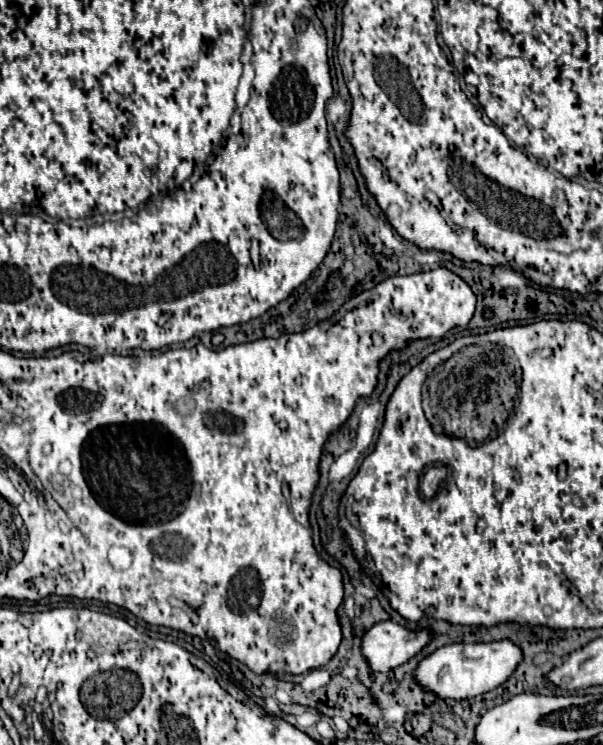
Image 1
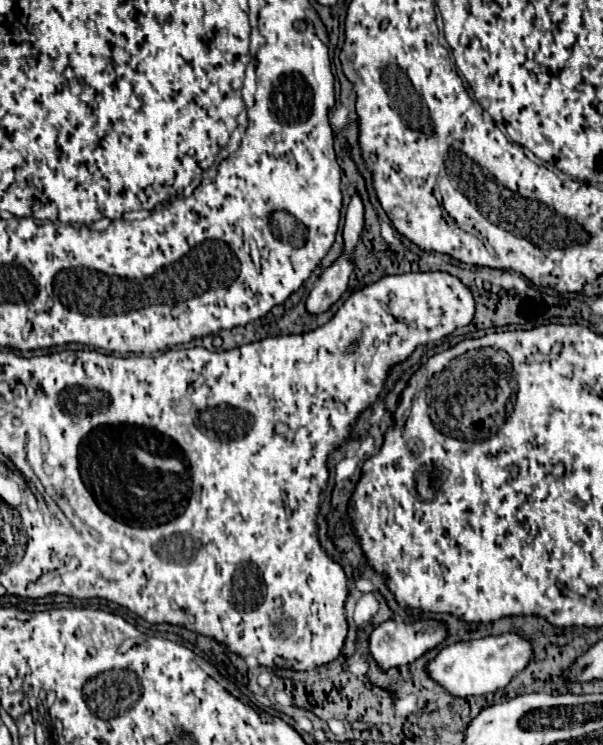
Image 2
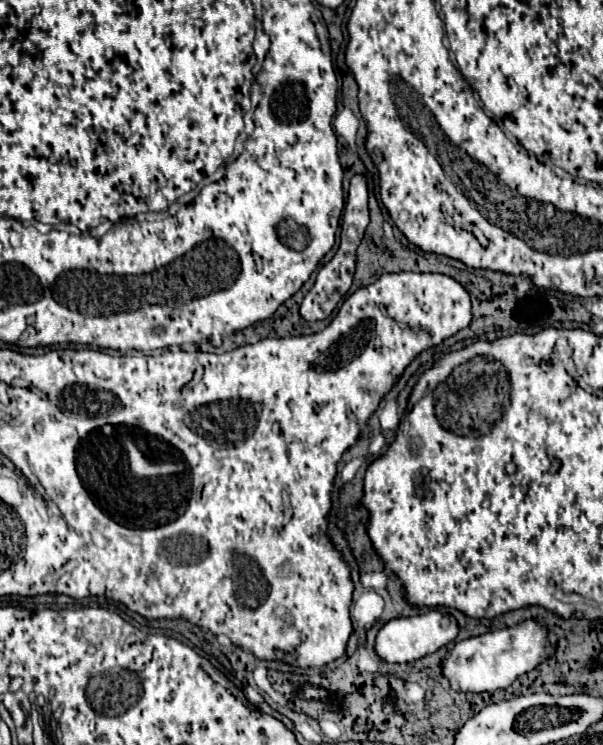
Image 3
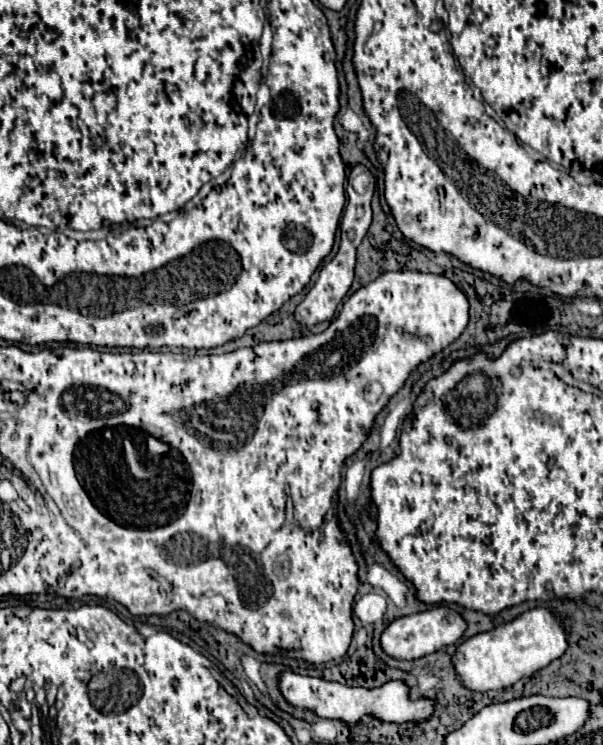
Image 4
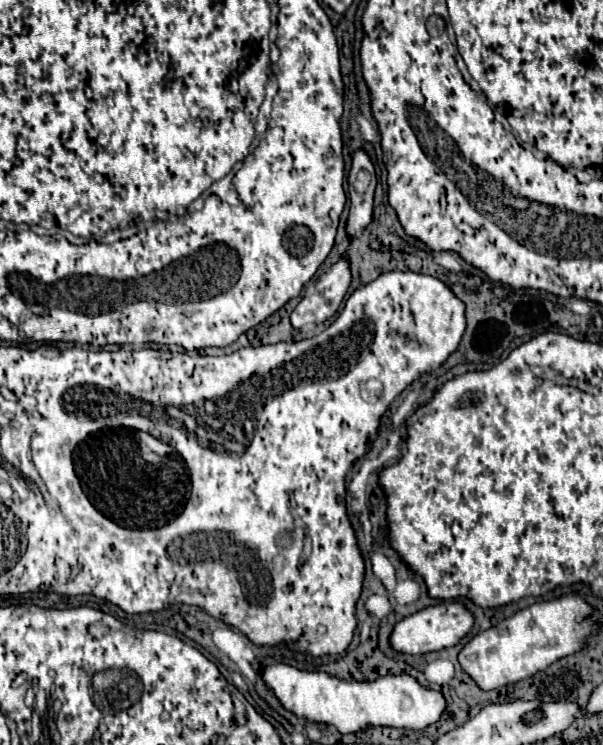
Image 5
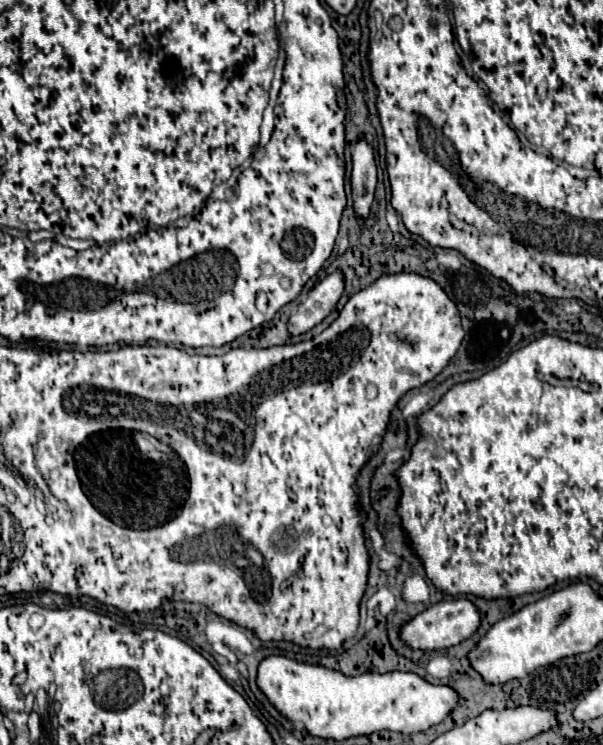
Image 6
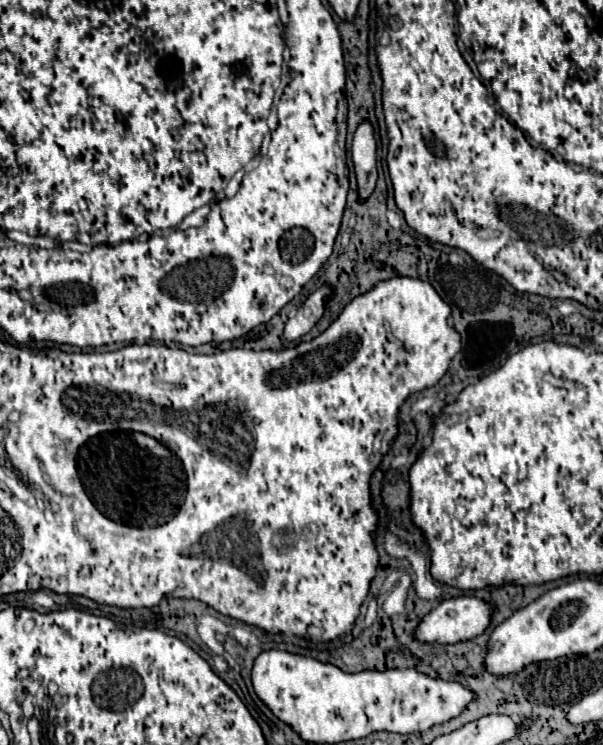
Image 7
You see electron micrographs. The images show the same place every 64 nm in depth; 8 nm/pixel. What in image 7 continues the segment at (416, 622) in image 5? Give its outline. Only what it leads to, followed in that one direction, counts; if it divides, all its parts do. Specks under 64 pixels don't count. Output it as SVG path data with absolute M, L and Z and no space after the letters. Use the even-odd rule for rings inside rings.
M456 596L450 600L442 600L432 608L432 612L418 624L416 636L420 642L428 644L454 644L460 640L472 640L480 636L492 622L496 606L478 598L478 596Z

